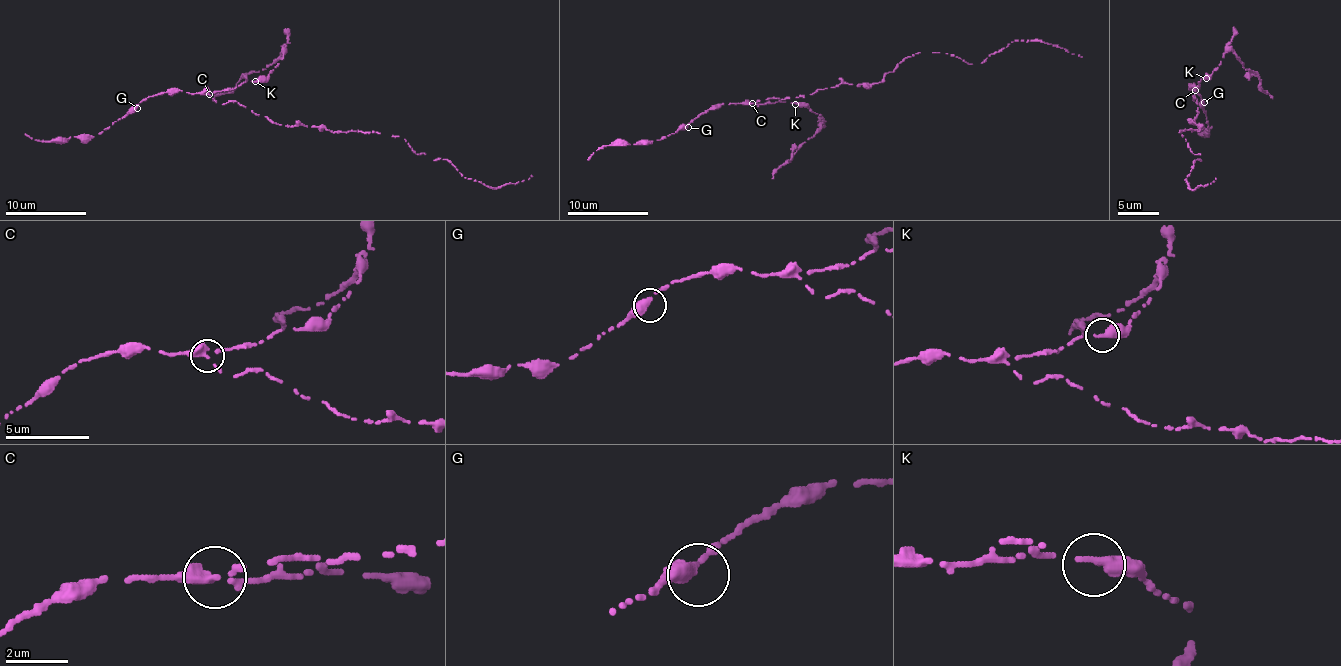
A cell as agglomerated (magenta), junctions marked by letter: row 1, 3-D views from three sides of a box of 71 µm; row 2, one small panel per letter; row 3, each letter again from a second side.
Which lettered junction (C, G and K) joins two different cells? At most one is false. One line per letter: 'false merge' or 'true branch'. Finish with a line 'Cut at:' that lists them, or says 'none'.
C: false merge
G: true branch
K: true branch
Cut at: C

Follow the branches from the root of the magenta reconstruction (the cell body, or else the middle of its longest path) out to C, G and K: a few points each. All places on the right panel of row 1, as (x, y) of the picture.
C: (1195, 124), (1193, 119), (1198, 113), (1196, 98), (1193, 100), (1194, 90)
G: (1195, 124), (1193, 119), (1198, 113), (1196, 98), (1193, 100), (1194, 90), (1188, 85), (1204, 102)
K: (1195, 124), (1193, 119), (1198, 113), (1196, 98), (1193, 100), (1194, 90), (1199, 88), (1202, 78), (1206, 78)

